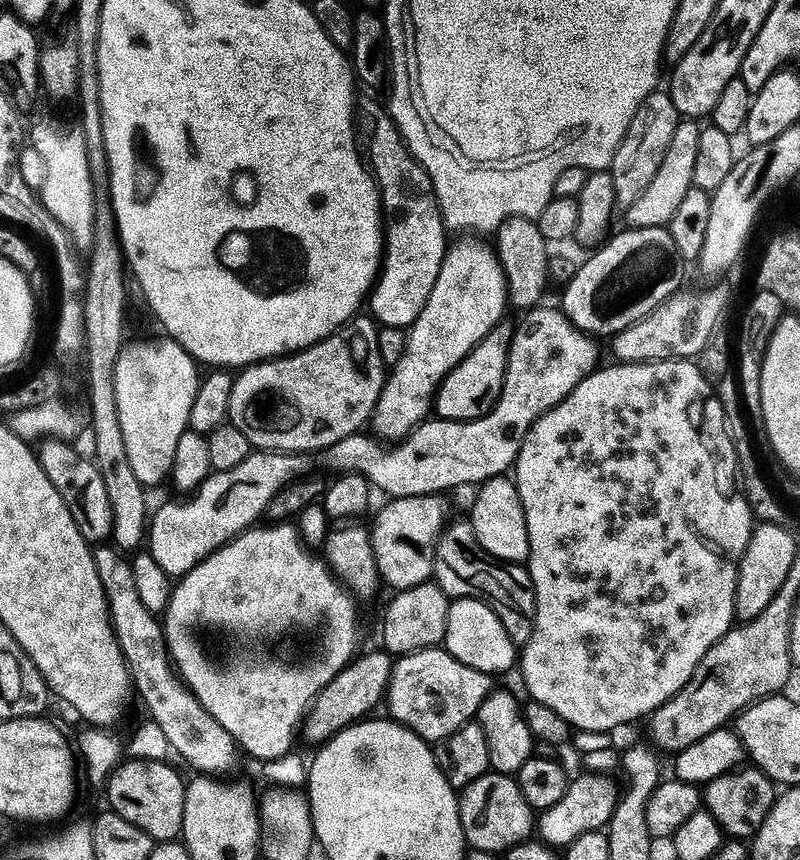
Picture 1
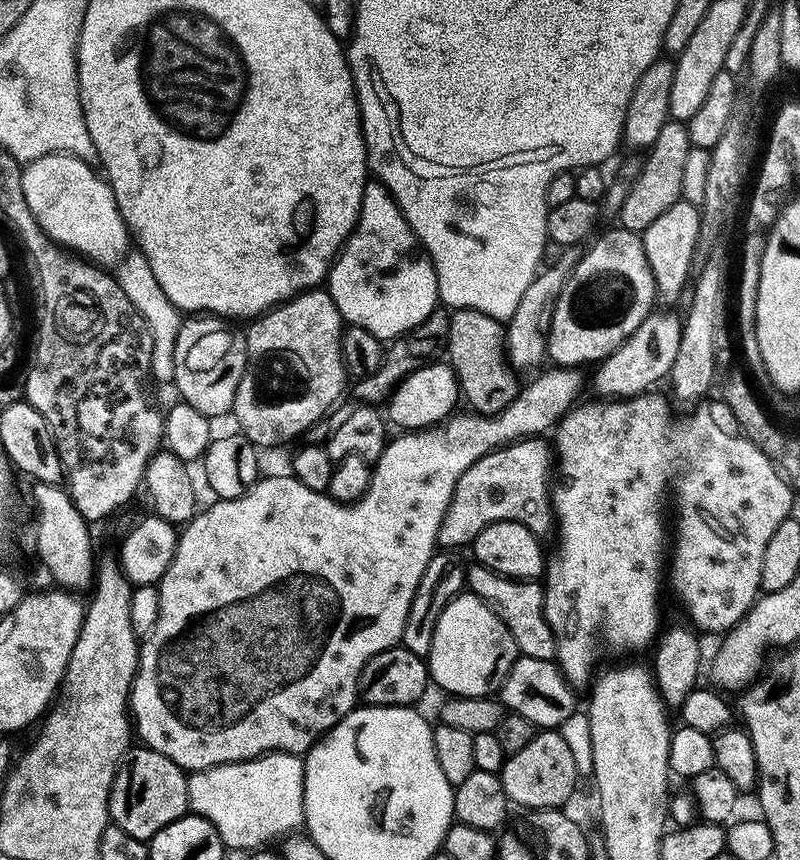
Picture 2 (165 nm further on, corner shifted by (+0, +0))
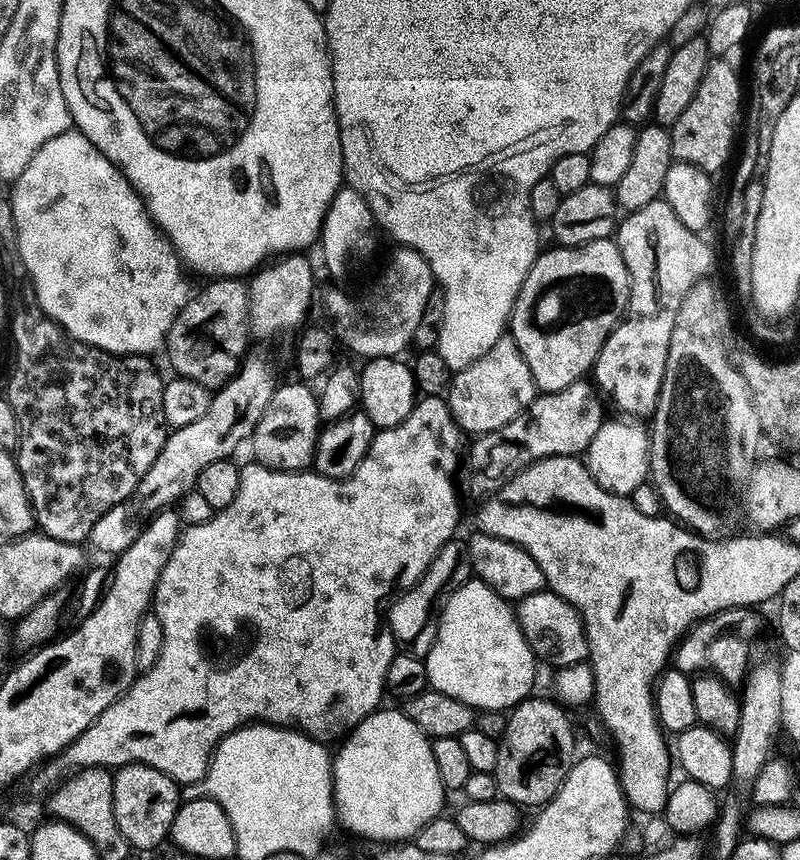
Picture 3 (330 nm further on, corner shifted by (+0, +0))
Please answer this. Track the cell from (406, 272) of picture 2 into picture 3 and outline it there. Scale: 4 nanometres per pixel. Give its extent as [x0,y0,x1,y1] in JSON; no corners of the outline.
[328,246,438,361]

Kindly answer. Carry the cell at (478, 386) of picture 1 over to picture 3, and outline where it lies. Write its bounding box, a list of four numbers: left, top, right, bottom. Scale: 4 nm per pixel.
[360,351,454,430]

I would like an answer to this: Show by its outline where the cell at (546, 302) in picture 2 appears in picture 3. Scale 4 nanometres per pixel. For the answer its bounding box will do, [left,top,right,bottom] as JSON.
[446,338,537,436]

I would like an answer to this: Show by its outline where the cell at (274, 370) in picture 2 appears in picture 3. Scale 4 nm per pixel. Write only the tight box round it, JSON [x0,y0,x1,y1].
[250,254,316,340]

